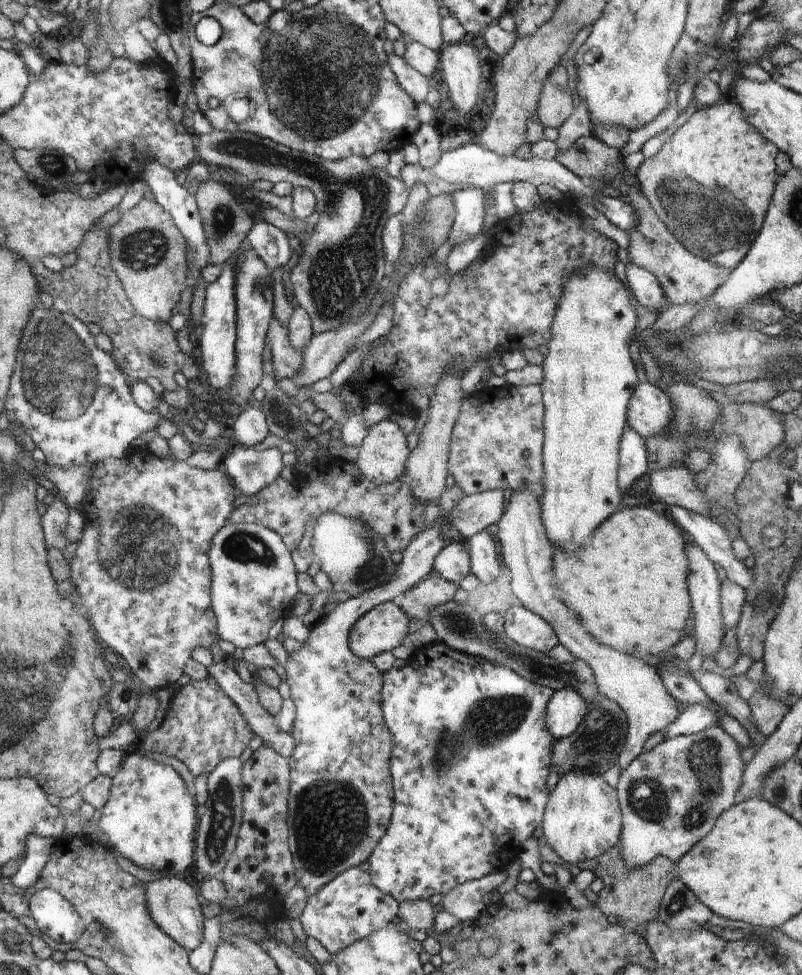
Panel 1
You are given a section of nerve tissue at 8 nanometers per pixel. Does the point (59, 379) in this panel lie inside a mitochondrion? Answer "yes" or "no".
yes

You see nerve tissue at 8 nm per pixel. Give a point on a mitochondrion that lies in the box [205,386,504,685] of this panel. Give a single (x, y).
(240, 546)

